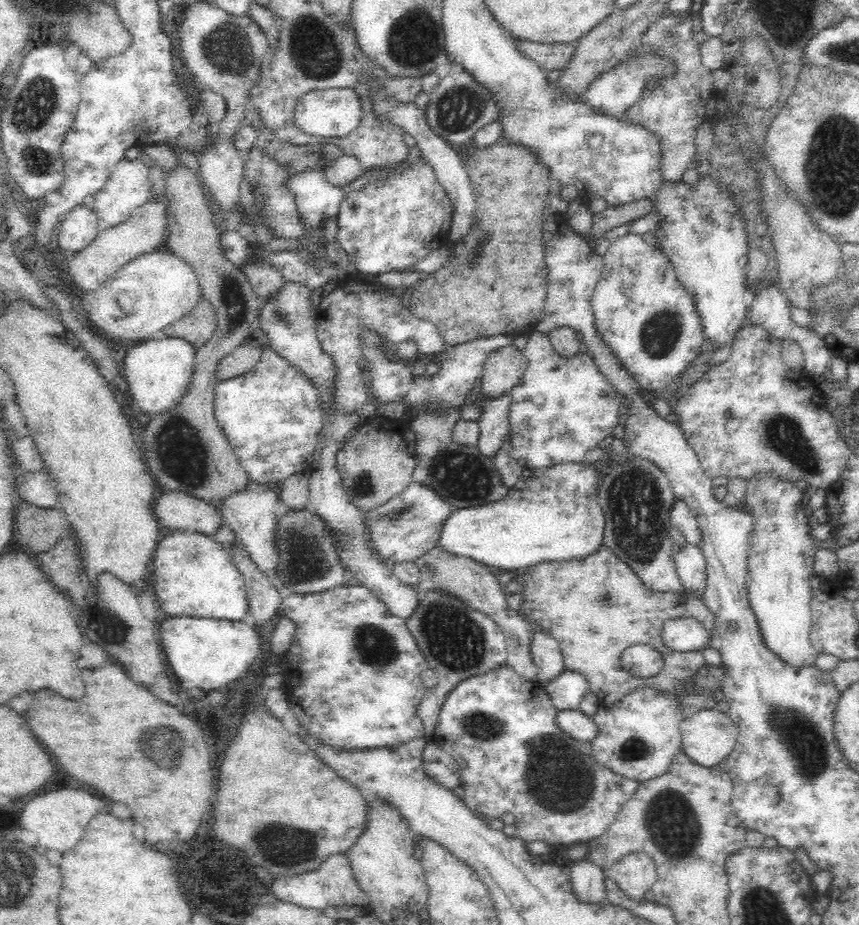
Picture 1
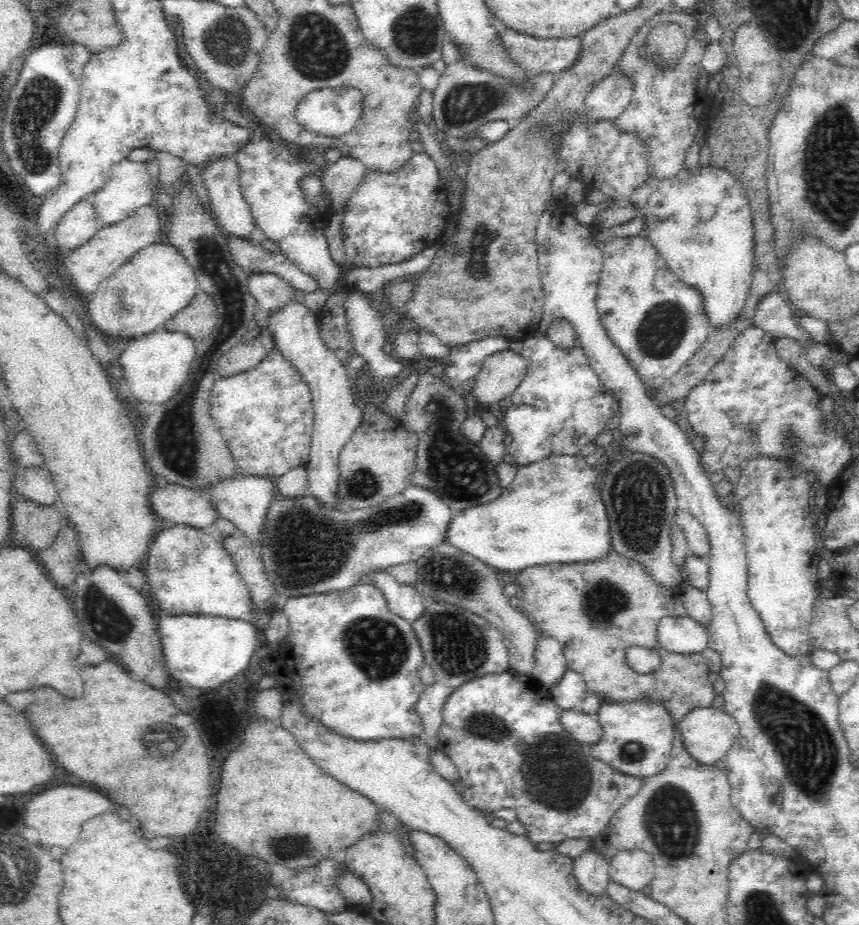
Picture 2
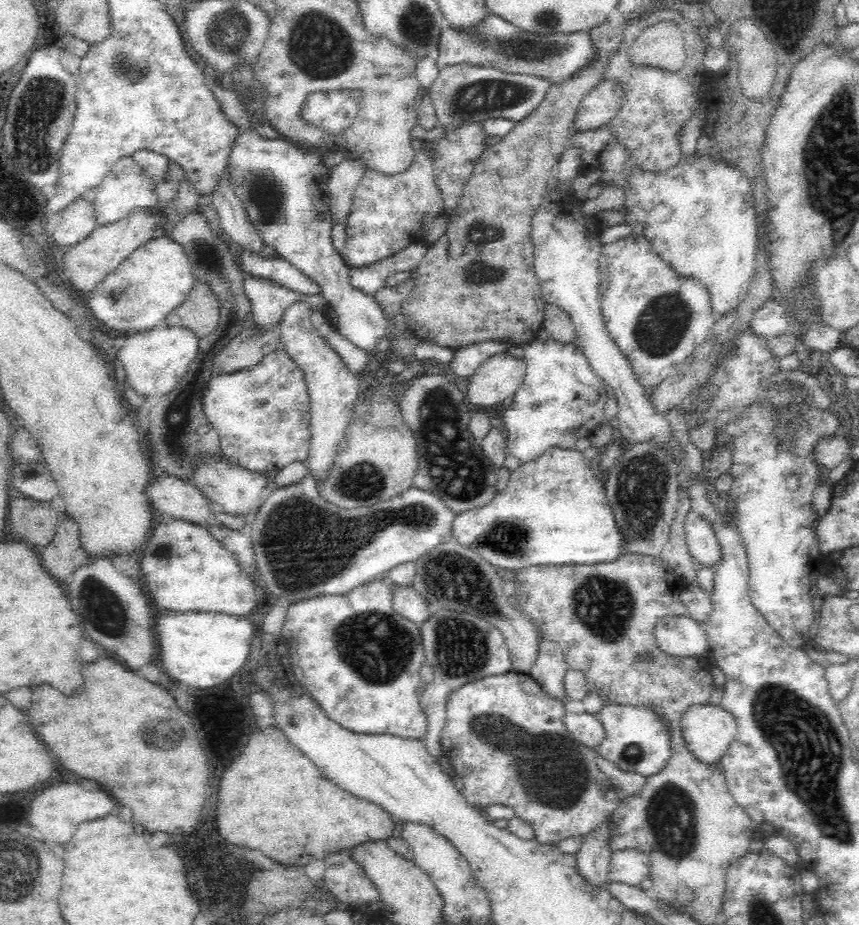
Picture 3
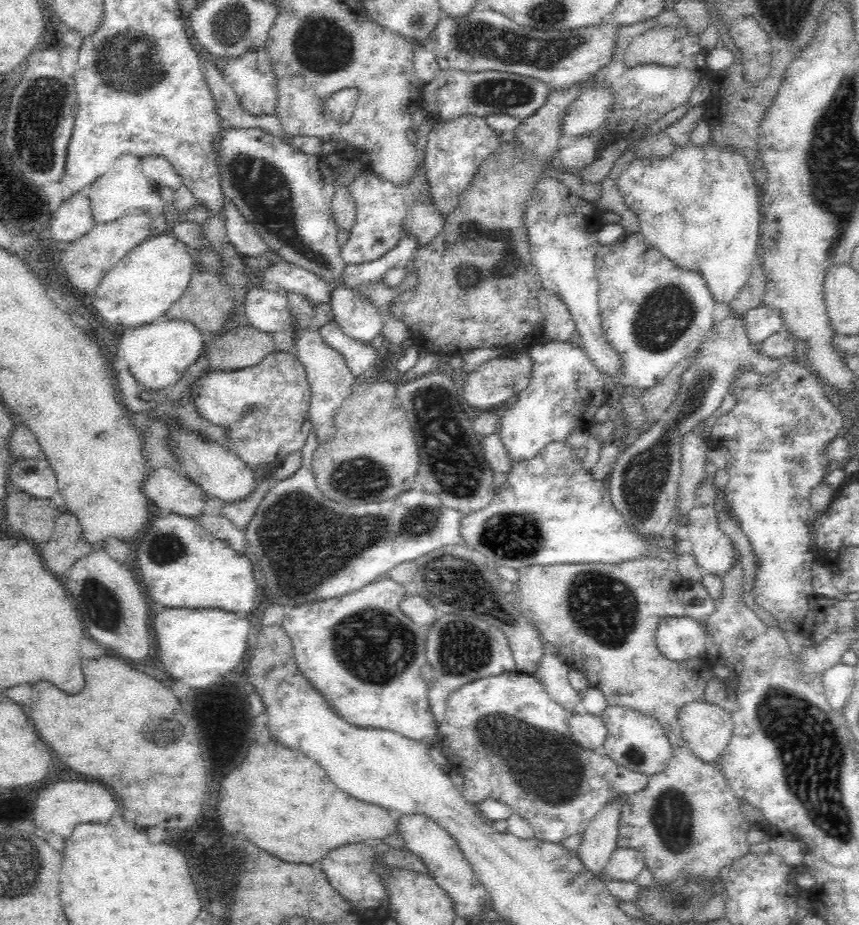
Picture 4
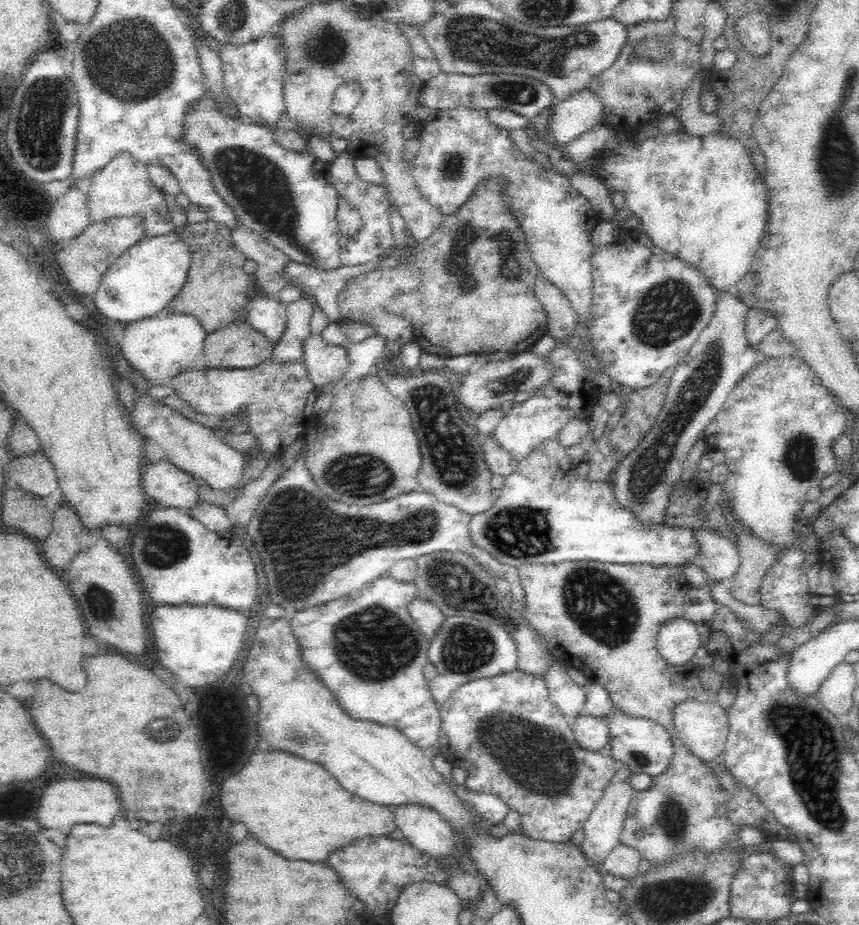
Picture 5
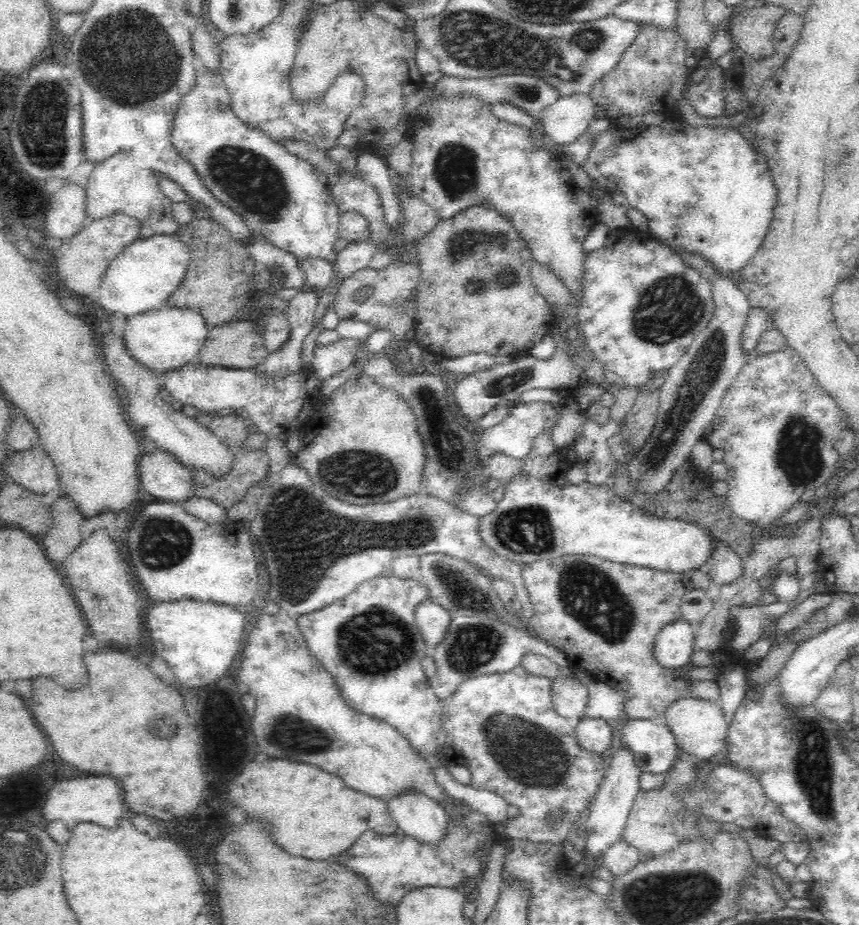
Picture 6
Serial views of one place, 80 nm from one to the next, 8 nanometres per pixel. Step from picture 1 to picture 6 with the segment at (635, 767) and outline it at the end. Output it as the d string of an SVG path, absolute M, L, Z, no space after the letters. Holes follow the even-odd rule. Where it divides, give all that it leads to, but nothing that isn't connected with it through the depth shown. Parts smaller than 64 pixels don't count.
M633 719L626 723L619 733L619 737L627 739L627 743L635 753L635 761L640 770L654 774L670 771L676 762L680 748L677 745L674 733L661 720Z

